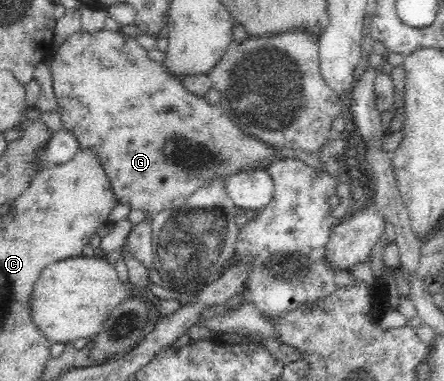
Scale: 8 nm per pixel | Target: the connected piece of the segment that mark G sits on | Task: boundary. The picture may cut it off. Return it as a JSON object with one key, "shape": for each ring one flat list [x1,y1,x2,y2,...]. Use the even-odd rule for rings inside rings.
{"shape":[[81,29,72,34,64,43,55,49,52,55,52,85,54,95,60,108,60,119,62,129,69,131,74,135,80,149,88,149,98,154,99,161,105,170,106,176,110,181,110,186,114,191,119,204,130,205,131,210,141,210,148,215,169,210,178,206,183,206,201,186,206,182,212,182,214,178,226,178,231,174,236,174,244,170,258,169,260,162,264,158,272,158,276,154,276,149,271,148,266,142,259,142,258,138,245,134,220,105,210,104,204,98,191,94,186,87,182,85,181,80,171,76,164,65,154,62,148,57,148,51,134,39,134,37,125,36,121,33,110,31,108,29,99,30,91,34]]}

